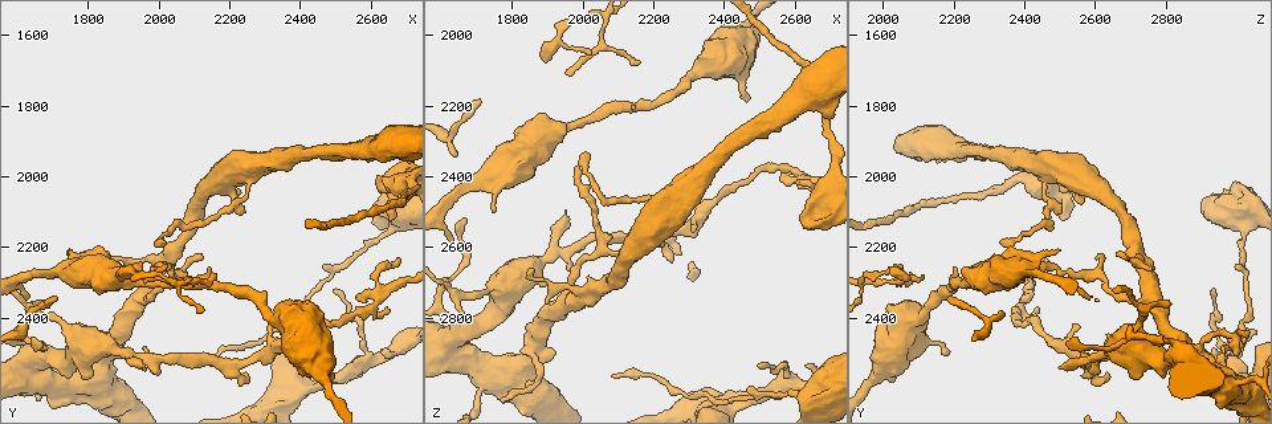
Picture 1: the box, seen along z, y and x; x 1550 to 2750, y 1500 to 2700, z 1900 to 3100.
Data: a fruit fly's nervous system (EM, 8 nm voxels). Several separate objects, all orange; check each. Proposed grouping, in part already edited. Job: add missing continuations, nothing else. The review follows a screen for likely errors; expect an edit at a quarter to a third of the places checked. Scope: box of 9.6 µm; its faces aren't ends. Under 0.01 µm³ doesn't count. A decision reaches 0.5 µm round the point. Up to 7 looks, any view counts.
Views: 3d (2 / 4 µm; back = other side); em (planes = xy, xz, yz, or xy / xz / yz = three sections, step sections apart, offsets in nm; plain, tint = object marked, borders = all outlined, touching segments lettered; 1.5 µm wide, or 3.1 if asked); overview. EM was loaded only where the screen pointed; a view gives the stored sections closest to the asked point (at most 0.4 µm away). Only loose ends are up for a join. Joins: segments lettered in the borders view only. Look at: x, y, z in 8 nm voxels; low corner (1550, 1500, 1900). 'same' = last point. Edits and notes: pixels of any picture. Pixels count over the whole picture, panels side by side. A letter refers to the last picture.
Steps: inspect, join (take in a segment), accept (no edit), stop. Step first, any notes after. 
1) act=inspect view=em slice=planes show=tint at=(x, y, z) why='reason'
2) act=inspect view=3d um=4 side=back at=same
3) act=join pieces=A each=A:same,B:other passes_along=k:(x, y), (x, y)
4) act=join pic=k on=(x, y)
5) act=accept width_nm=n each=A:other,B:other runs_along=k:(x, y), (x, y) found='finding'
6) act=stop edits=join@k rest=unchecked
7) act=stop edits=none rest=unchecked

act=inspect view=3d um=2 side=back at=(2170, 2280, 2060) why='tapers out'

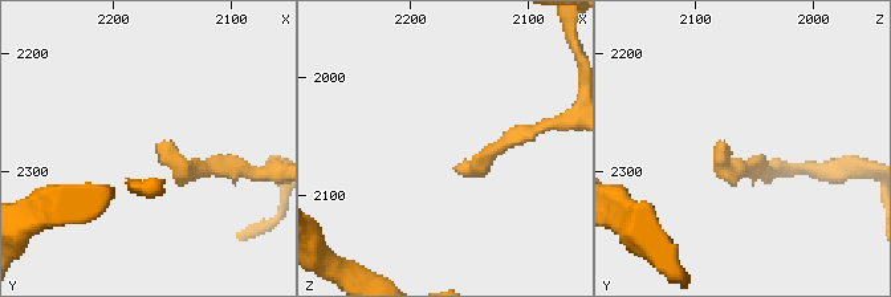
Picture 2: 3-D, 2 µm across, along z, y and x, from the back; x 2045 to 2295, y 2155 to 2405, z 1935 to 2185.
act=inspect view=em slice=planes show=borders at=(2158, 2278, 2070)

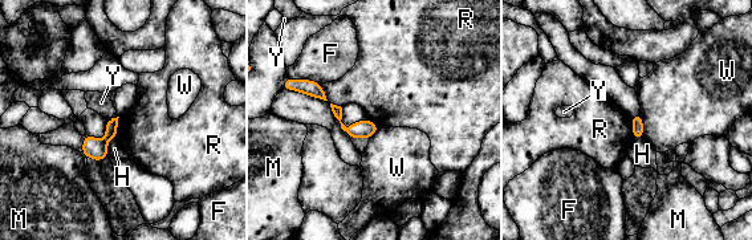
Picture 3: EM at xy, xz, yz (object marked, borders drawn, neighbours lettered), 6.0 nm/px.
act=accept each=F:other,H:other,M:other,R:other,W:other,Y:other border=3:(120, 117), (114, 138) found='none of them fits'

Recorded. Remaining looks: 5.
act=inspect view=3d um=2 at=(1950, 2540, 2500)

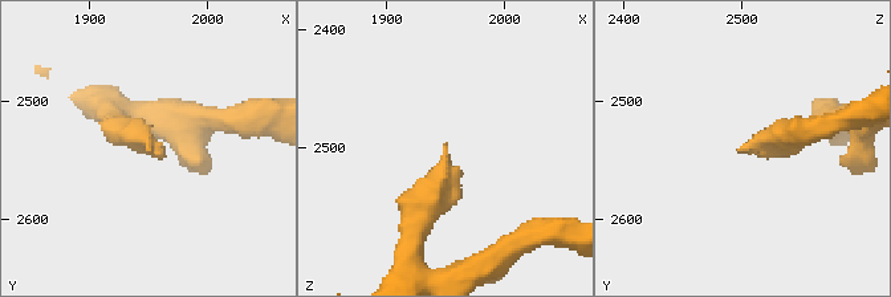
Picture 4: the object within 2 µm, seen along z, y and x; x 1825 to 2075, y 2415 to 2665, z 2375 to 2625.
act=inspect view=em slice=planes show=tint at=(1950, 2542, 2496)

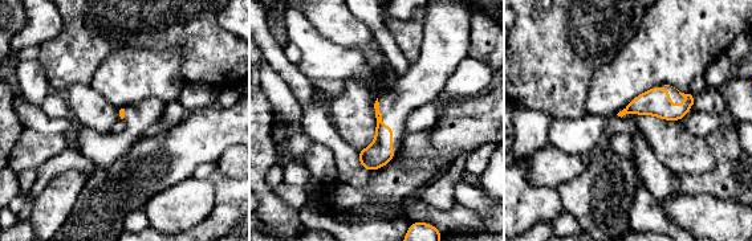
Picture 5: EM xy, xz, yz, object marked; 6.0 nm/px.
act=inspect view=em slice=planes show=borders at=same why='see the neighbours'

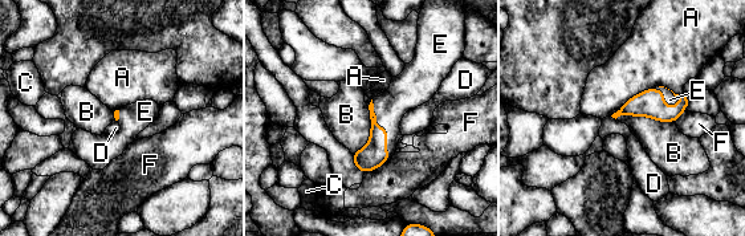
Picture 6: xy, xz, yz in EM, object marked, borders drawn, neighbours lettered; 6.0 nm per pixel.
act=join pieces=E each=A:other,B:other,C:other,D:other,E:same,F:other found='it goes on there'

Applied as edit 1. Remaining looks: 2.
act=inspect view=em slice=planes show=tint at=(1740, 2200, 2490)

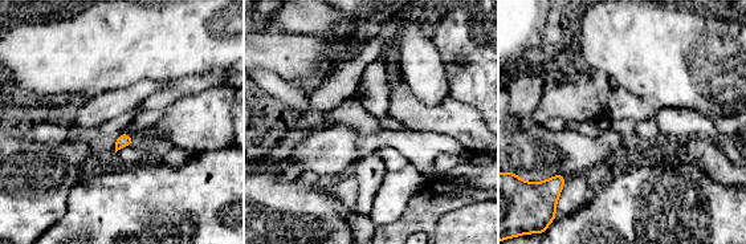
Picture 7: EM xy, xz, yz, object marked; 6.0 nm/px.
act=inspect view=em slice=planes show=borders at=same

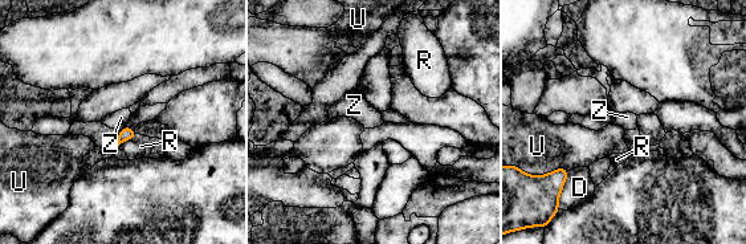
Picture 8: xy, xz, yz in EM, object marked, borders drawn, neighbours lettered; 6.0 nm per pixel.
act=accept each=D:other,R:other,U:other,Z:other border=8:(125, 125), (119, 130) found='none of them fits'

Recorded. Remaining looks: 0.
act=stop edits=join@6 rest=unchecked

